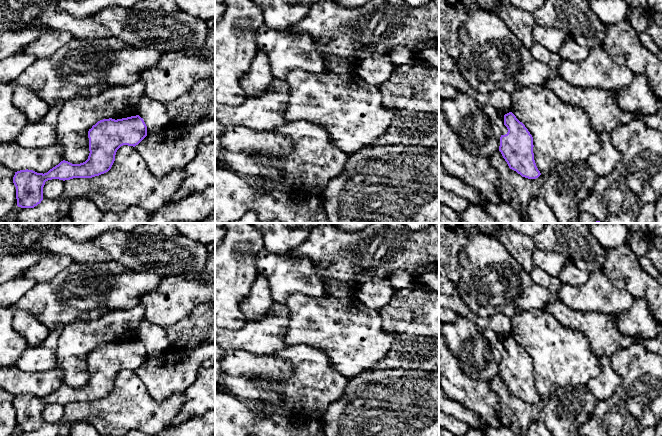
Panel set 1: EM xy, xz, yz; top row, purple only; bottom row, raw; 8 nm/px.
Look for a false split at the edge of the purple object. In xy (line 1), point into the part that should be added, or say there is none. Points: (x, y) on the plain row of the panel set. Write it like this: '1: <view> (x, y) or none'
1: none

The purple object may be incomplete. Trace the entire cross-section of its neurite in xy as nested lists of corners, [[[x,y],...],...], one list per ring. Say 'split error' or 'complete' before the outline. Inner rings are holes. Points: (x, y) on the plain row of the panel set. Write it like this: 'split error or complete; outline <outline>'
complete; outline [[[139,339],[98,345],[88,355],[90,377],[85,386],[72,388],[63,384],[44,398],[28,393],[15,396],[13,407],[16,411],[17,430],[34,432],[40,428],[43,424],[43,411],[48,404],[92,402],[108,396],[121,370],[135,371],[146,360],[147,350]]]

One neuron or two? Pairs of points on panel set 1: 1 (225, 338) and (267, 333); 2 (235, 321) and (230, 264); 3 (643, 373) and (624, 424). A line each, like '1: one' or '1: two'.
1: one
2: one
3: one

